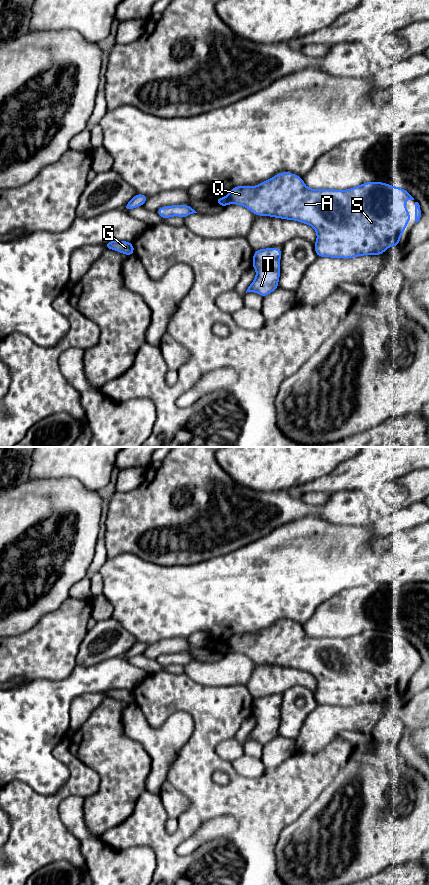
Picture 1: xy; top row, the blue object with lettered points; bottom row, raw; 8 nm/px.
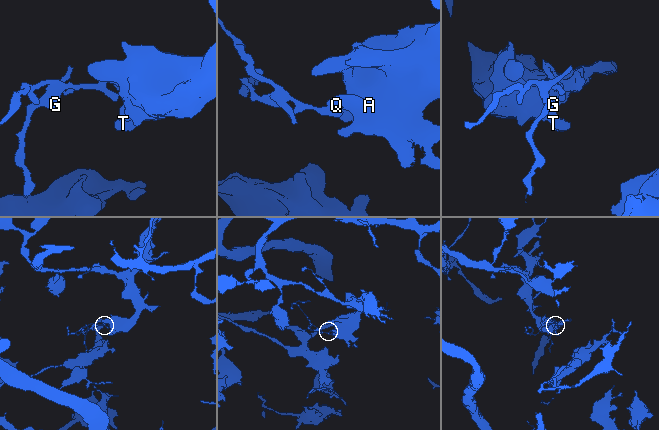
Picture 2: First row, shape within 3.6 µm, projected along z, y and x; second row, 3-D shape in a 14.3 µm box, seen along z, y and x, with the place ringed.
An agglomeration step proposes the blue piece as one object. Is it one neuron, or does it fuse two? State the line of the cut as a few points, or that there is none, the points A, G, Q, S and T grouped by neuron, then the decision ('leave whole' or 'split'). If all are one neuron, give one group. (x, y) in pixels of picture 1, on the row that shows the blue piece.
xy (221, 199), (227, 203) | A Q S T / G | split

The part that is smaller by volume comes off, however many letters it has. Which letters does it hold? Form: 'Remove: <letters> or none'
Remove: G

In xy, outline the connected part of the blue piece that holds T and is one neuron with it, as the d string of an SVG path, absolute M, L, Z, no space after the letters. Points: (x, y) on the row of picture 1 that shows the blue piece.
M280 248L259 249L254 252L252 266L256 269L256 278L247 292L256 292L263 298L278 288L280 278Z

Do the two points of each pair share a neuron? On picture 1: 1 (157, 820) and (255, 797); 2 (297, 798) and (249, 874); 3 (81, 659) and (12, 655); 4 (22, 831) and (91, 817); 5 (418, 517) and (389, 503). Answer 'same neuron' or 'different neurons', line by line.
1: same neuron
2: same neuron
3: different neurons
4: different neurons
5: different neurons

